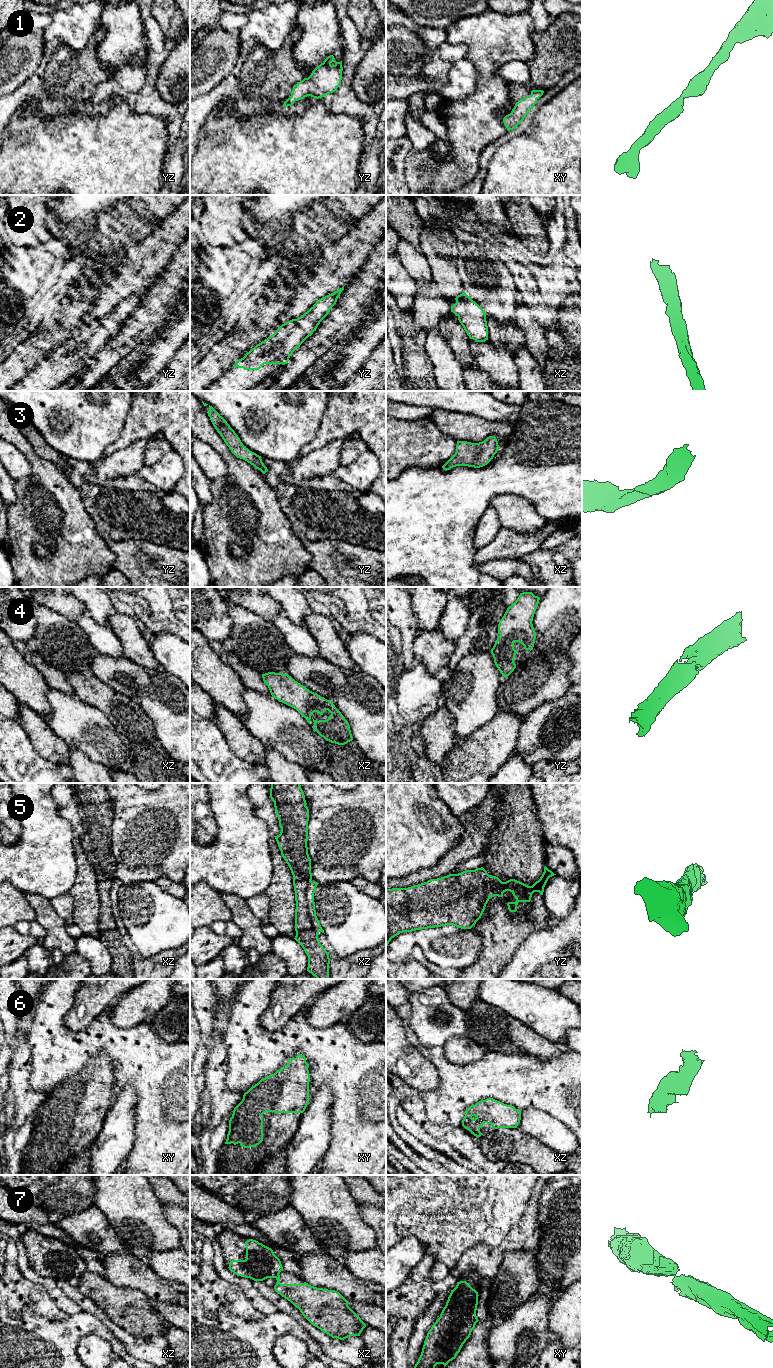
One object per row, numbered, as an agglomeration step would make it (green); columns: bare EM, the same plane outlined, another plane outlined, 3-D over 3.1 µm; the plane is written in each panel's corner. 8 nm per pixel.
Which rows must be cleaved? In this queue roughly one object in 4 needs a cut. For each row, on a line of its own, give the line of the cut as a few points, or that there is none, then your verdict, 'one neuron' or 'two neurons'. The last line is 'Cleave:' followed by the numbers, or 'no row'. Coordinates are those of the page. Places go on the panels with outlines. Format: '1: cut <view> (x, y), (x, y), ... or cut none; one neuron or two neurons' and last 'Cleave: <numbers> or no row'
1: cut none; one neuron
2: cut none; one neuron
3: cut none; one neuron
4: cut none; one neuron
5: cut none; one neuron
6: cut none; one neuron
7: cut xz (278, 1274), (275, 1277); two neurons
Cleave: 7

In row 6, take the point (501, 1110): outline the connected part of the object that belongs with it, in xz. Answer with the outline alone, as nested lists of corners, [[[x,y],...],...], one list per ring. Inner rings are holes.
[[[492,1098],[481,1100],[465,1111],[462,1126],[471,1134],[480,1137],[480,1129],[484,1123],[491,1124],[494,1129],[517,1128],[521,1120],[521,1110]]]

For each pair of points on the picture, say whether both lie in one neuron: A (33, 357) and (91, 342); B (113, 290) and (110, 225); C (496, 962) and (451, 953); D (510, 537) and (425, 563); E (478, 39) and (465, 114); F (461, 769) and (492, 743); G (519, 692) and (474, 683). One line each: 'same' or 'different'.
A: different
B: different
C: different
D: different
E: same
F: same
G: different

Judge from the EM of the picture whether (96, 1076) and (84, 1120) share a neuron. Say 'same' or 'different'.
same

